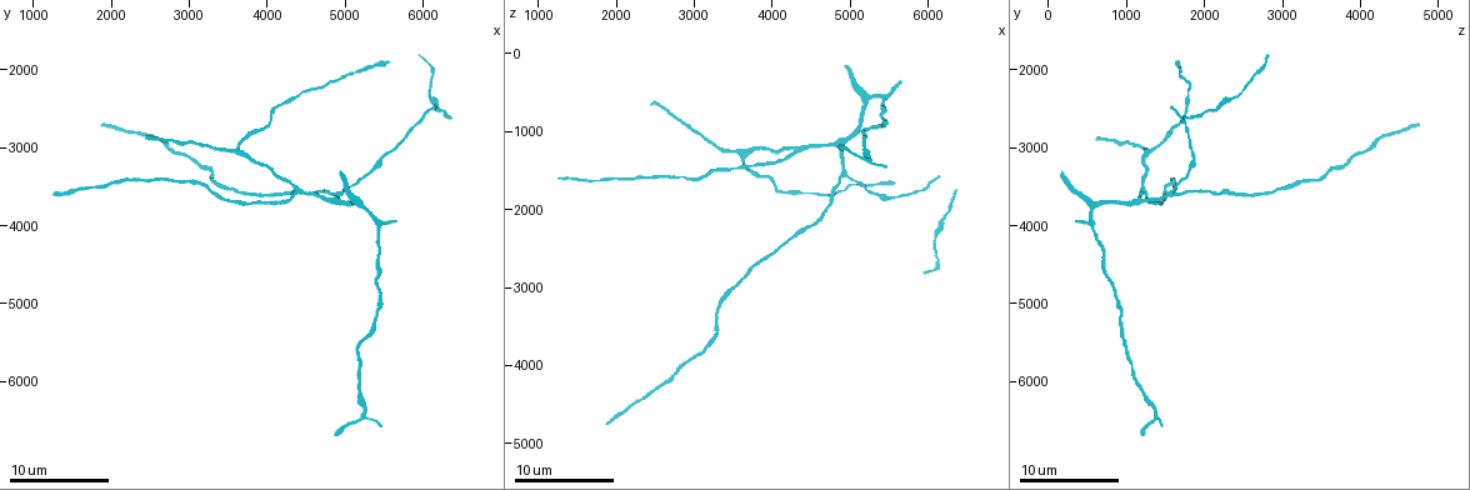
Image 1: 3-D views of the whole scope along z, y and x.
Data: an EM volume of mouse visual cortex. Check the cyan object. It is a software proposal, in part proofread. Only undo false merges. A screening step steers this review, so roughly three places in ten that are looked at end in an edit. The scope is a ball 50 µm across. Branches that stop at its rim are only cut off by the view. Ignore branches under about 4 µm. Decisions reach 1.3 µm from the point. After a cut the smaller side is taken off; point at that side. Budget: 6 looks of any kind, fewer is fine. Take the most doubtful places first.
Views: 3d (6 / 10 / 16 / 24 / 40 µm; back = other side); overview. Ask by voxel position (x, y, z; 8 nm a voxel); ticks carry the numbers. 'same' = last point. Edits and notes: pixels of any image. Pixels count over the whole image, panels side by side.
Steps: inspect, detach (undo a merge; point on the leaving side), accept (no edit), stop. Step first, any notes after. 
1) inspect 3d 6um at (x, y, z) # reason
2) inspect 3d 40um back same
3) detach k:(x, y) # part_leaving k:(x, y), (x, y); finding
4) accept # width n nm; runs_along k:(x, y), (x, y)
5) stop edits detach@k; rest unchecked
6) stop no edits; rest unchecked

inspect 3d 10um at (3650, 3000, 1350)

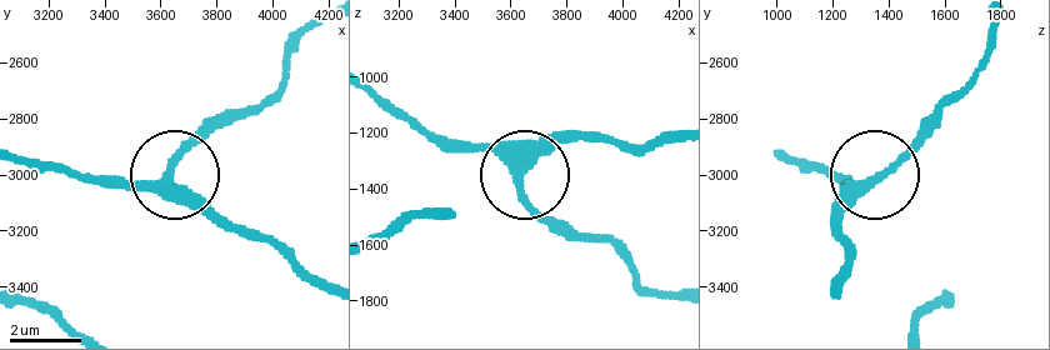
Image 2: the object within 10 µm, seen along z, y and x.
inspect 3d 10um back at (3620, 3010, 1360)

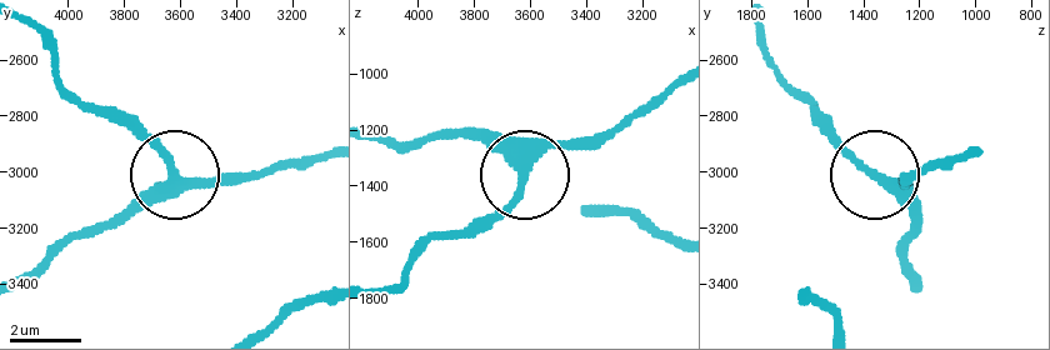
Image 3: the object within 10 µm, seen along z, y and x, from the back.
accept # runs_along 3:(28, 280), (73, 241), (126, 221), (170, 179), (266, 176); all the same neuron

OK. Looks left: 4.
inspect 3d 10um at (4350, 3600, 1250) # two arms in line, one across

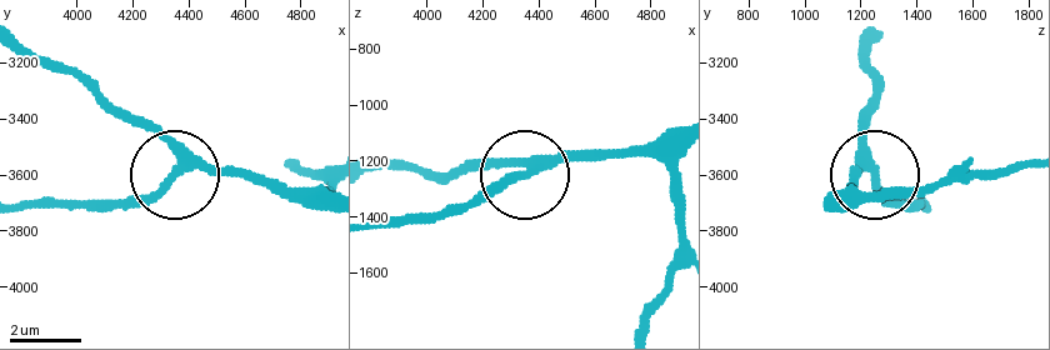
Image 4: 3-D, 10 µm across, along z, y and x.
accept # width 260 nm; runs_along 4:(679, 175), (655, 158), (556, 158), (461, 209); continuous, no second neuron

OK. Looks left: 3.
inspect 3d 16um at (4900, 3600, 1550) # two arms in line, one across

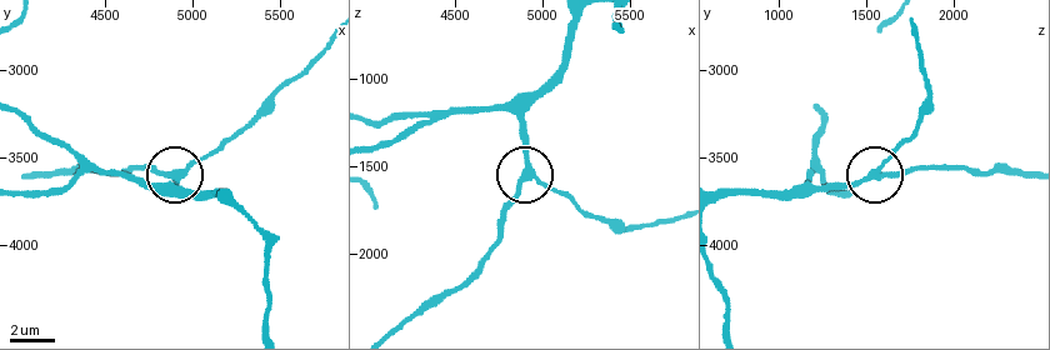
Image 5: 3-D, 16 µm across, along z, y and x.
inspect 3d 16um back at (4880, 3600, 1600)

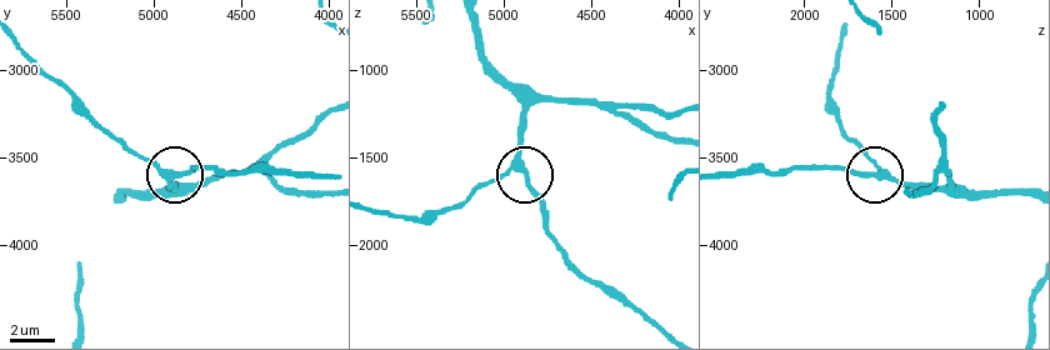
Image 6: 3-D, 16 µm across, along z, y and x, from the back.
accept # width 240 nm; runs_along 6:(528, 171), (519, 148), (519, 116); all the same neuron

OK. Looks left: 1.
stop no edits; rest unchecked

